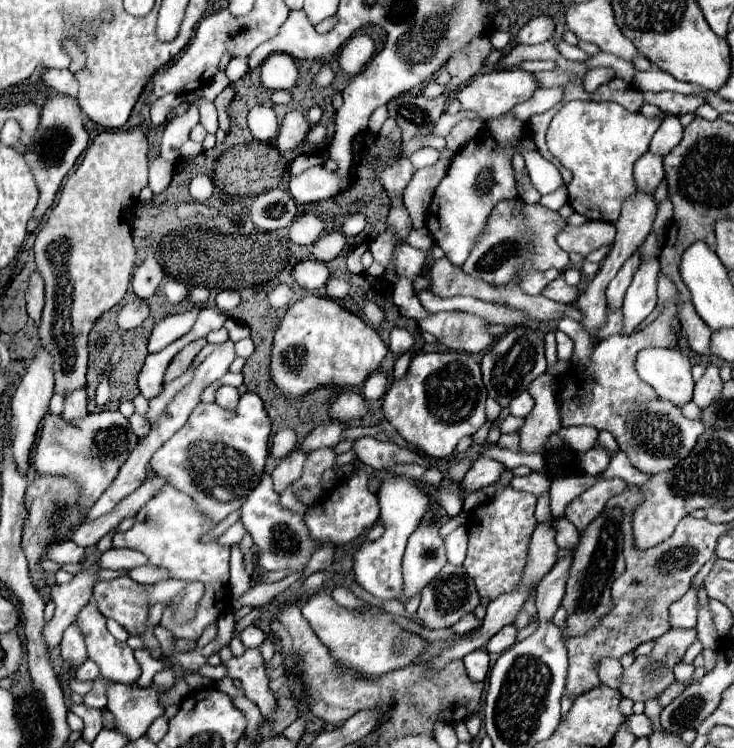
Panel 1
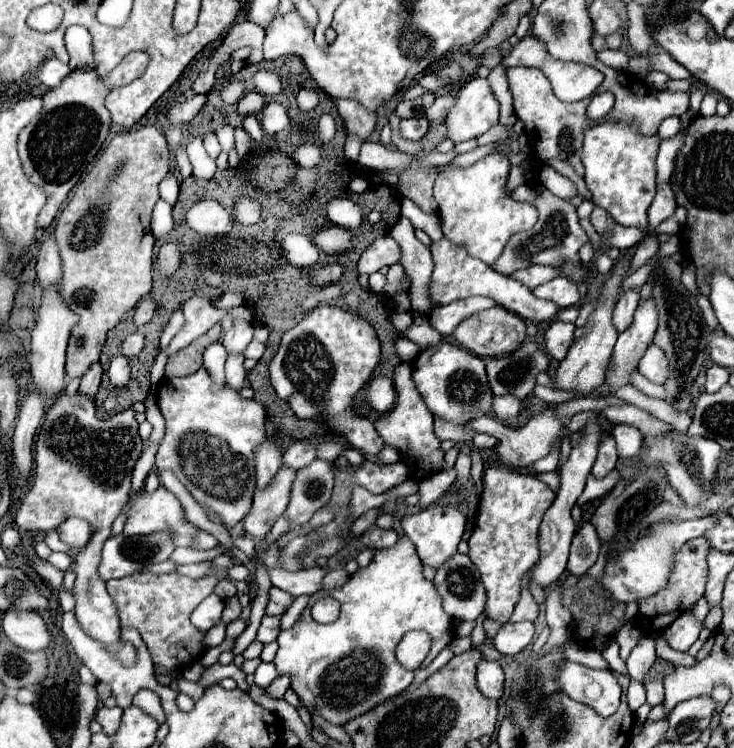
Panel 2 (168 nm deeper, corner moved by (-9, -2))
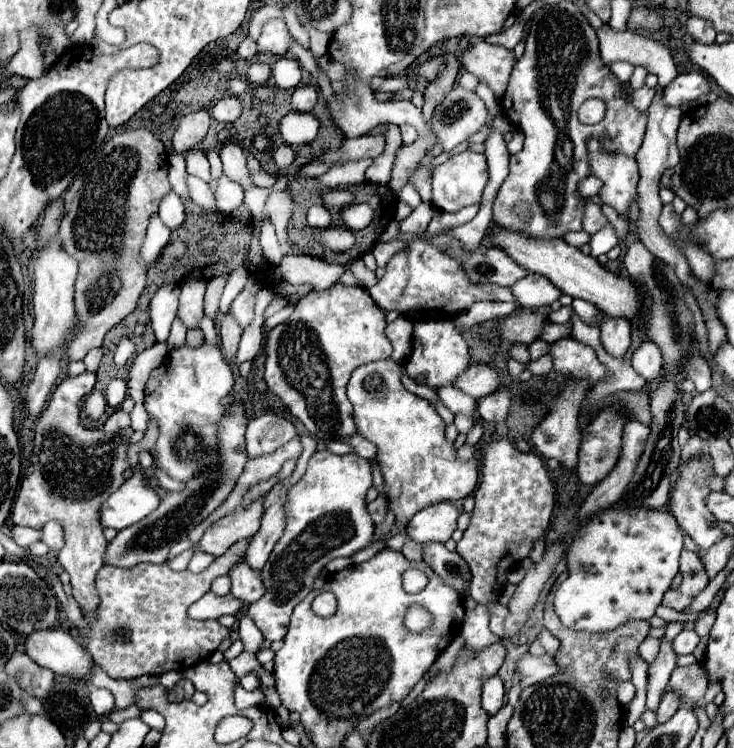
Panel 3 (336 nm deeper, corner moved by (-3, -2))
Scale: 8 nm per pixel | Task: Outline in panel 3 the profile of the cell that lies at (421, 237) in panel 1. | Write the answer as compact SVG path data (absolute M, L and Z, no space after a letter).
M421 202L405 220L401 220L401 232L409 232L415 236L425 234L433 212L435 212L435 208L429 202Z

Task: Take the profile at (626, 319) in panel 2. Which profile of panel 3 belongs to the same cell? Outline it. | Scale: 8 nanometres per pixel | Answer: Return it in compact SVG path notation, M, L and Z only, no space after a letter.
M605 318L601 324L601 344L613 356L623 356L631 344L631 322L627 318Z

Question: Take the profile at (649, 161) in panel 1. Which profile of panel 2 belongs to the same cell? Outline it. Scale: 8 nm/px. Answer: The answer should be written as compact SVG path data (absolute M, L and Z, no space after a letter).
M659 186L657 196L649 208L649 228L655 230L661 222L673 216L675 210L677 210L677 202L675 202L671 186Z

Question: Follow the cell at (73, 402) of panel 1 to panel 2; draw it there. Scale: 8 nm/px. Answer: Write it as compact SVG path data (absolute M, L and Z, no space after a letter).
M99 362L91 364L91 368L87 370L87 374L83 374L81 378L81 386L79 386L79 392L87 394L87 396L95 396L97 394L97 388L101 384L101 374L103 374L103 368Z

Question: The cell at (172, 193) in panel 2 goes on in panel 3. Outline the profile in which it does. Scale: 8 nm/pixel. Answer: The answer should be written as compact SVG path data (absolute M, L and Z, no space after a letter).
M169 192L169 194L163 196L163 200L159 204L159 216L171 230L175 230L177 226L183 224L185 208L183 208L181 198L175 192Z

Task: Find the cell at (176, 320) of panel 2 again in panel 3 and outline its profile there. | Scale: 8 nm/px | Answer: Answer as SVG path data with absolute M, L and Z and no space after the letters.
M169 284L169 286L161 286L151 300L149 314L157 342L165 342L169 336L171 324L177 316L177 298L179 298L179 286Z

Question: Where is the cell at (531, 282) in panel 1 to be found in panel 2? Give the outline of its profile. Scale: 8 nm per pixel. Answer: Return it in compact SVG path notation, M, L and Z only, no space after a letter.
M527 266L527 270L517 270L511 274L511 278L523 282L527 288L535 288L543 282L553 280L555 276L559 276L559 270L553 266Z

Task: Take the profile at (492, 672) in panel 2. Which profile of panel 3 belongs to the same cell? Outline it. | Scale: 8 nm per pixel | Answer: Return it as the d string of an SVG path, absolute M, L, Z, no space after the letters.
M495 674L483 682L483 708L491 716L495 716L503 704L505 704L505 688L499 674Z

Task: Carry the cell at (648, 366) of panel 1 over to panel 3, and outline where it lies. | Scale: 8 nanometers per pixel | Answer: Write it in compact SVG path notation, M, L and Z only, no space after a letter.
M643 342L631 358L633 368L645 378L645 380L655 380L661 376L661 352L657 350L657 346L653 346L651 342Z

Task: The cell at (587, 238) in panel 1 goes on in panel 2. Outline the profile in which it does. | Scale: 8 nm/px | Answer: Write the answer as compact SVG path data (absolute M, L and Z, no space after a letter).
M615 224L615 228L613 228L611 234L609 234L609 242L611 242L611 246L623 250L623 248L631 248L631 246L635 246L635 244L641 242L647 234L649 234L647 230L639 230L639 228L631 228L631 226Z

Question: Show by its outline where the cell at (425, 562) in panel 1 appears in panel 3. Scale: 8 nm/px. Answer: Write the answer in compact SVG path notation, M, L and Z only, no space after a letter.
M439 502L419 510L407 524L407 534L419 542L447 542L457 528L459 510L451 502Z

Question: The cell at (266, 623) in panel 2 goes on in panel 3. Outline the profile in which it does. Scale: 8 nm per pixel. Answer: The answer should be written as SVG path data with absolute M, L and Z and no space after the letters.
M321 450L311 456L305 476L289 490L285 532L283 532L281 540L275 544L271 558L261 572L267 592L261 600L249 604L249 608L247 608L247 614L253 618L253 622L265 636L265 640L269 640L269 642L283 640L283 636L287 634L289 616L291 616L293 608L313 590L313 582L315 582L319 570L327 562L331 562L333 558L339 558L339 556L353 556L357 550L363 550L365 546L371 544L375 526L373 526L373 522L367 514L367 506L365 506L365 494L371 488L371 482L373 482L373 466L369 460L363 460L357 454L339 456L329 450Z

